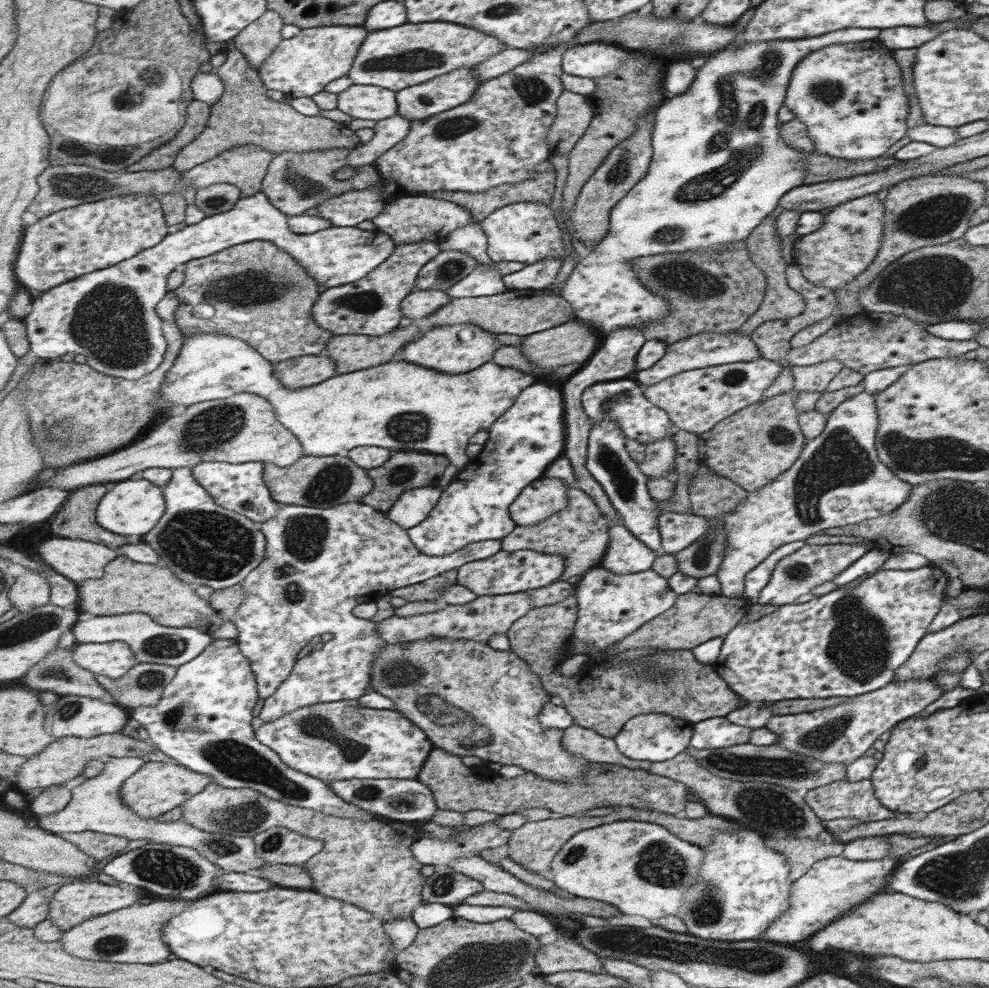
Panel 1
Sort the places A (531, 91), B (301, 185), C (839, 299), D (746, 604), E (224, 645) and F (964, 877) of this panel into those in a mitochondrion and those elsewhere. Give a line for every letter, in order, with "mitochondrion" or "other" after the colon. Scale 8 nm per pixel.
A: mitochondrion
B: mitochondrion
C: other
D: other
E: other
F: mitochondrion

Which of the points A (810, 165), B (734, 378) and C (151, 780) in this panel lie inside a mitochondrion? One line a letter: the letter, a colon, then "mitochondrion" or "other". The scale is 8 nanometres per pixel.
A: other
B: mitochondrion
C: other

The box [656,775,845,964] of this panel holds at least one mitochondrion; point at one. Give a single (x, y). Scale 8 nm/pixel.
(770, 809)

